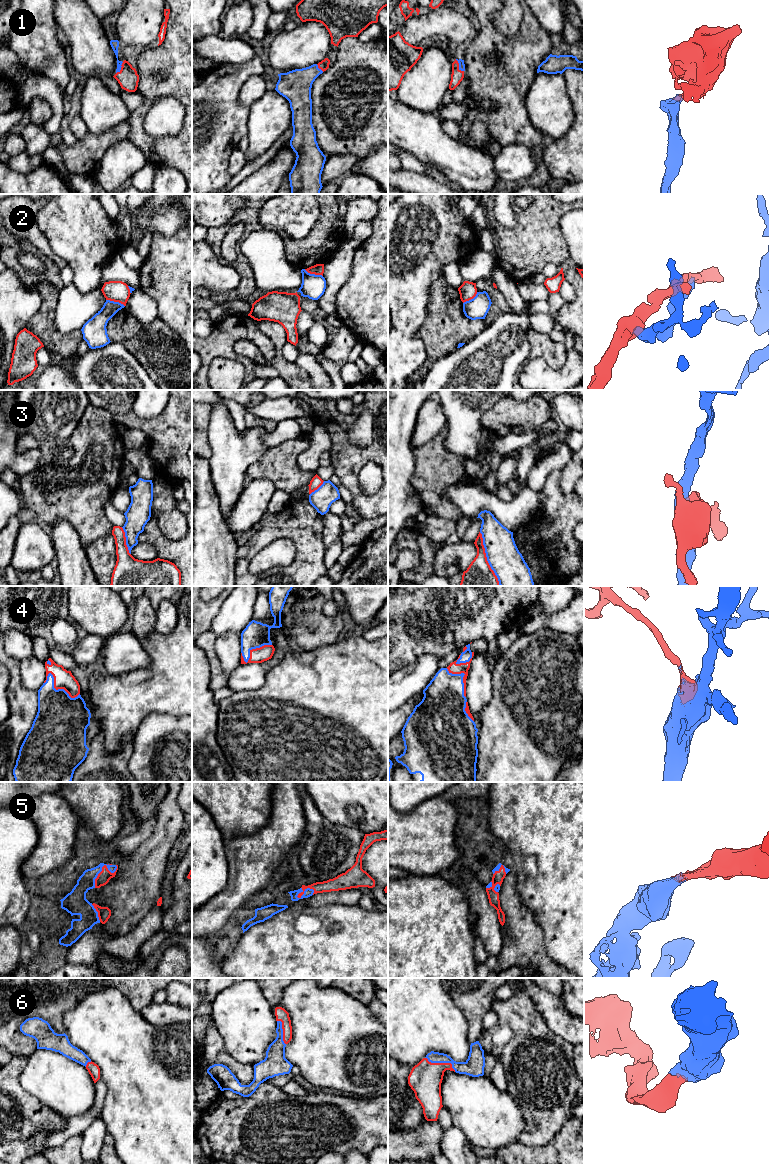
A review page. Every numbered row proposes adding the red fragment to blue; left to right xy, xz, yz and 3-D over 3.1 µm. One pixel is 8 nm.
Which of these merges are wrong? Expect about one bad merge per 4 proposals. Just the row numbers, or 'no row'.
2, 3

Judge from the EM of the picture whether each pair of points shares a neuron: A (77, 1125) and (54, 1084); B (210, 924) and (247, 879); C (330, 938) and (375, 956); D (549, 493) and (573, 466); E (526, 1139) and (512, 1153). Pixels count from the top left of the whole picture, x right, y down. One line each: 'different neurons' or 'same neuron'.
A: different neurons
B: same neuron
C: same neuron
D: different neurons
E: different neurons

